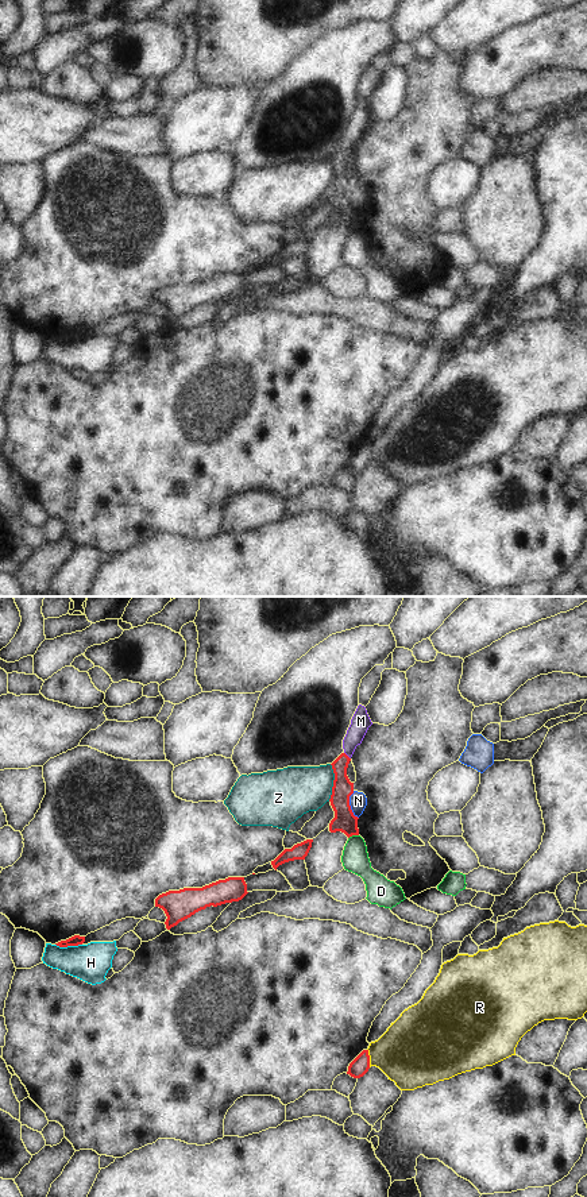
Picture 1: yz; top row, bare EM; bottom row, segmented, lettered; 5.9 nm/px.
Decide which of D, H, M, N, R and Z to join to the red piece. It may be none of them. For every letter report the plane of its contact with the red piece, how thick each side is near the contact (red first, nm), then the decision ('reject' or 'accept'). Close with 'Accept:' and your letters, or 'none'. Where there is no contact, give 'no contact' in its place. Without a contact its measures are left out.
D: contact in yz; calibres 140 and 160 nm; reject
H: contact in yz; calibres 60 and 220 nm; reject
M: contact in yz; calibres 120 and 120 nm; accept
N: contact in yz; calibres 140 and 110 nm; reject
R: contact in yz; calibres 110 and 380 nm; reject
Z: contact in yz; calibres 140 and 300 nm; reject
Accept: M

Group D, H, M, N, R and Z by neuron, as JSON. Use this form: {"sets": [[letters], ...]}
{"sets": [["D"], ["H"], ["M"], ["N"], ["R"], ["Z"]]}

